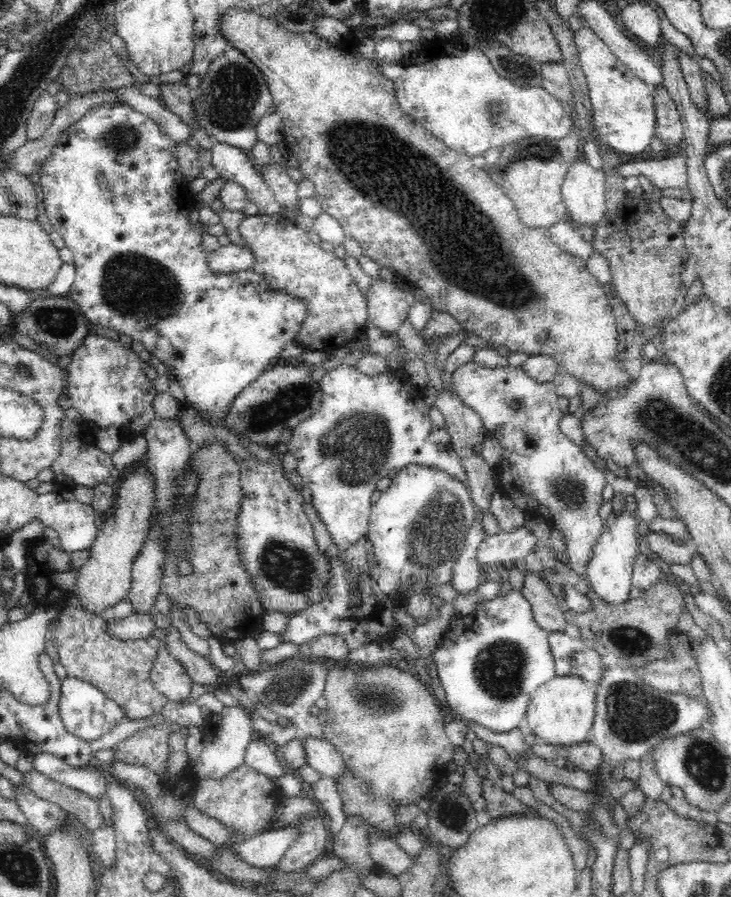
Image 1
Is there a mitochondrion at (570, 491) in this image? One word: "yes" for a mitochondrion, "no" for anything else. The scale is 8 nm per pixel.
yes

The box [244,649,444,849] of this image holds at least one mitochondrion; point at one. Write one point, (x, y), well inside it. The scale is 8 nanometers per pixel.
(286, 688)

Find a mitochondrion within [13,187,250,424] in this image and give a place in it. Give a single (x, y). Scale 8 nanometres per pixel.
(134, 286)

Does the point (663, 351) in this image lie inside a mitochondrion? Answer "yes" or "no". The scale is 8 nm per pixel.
no

